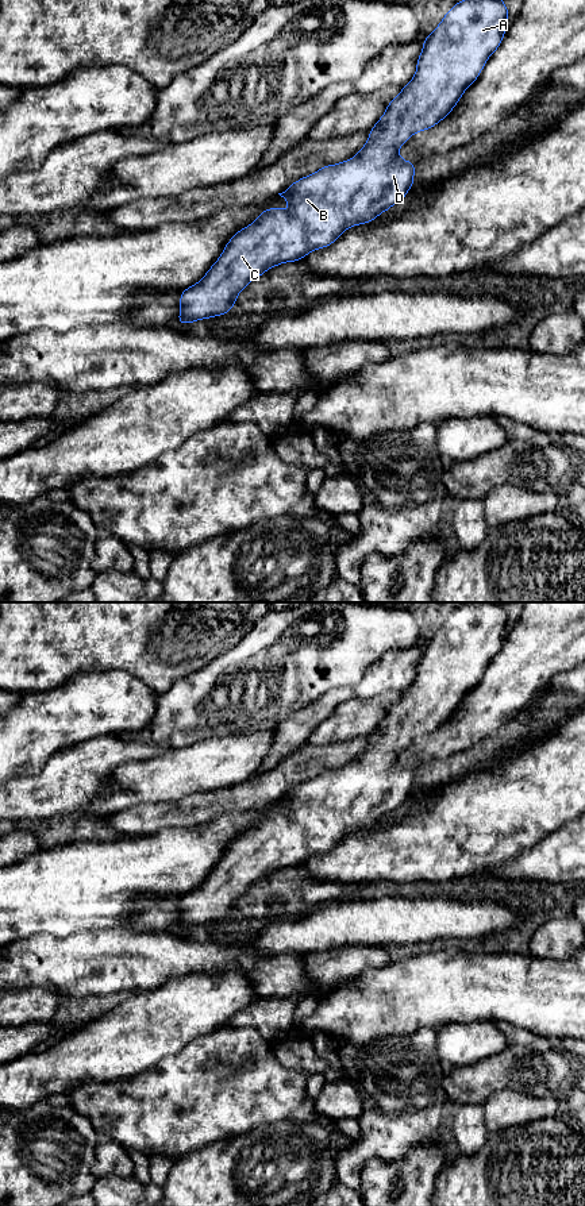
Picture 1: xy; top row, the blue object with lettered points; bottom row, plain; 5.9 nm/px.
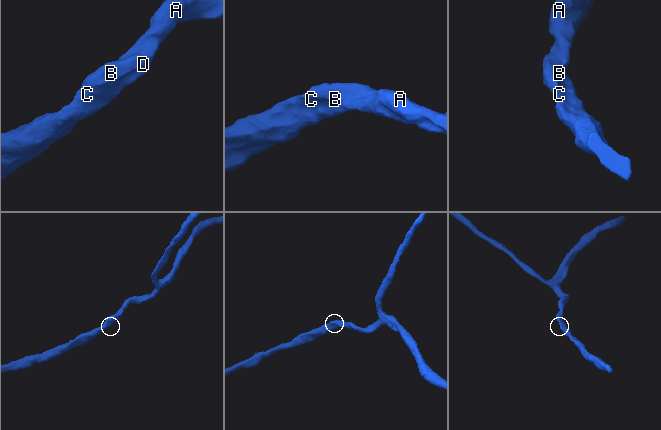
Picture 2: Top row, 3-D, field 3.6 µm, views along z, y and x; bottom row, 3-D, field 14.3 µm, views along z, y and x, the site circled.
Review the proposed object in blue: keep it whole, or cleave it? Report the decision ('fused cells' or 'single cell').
single cell

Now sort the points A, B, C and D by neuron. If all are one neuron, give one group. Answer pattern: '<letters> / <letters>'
A B C D

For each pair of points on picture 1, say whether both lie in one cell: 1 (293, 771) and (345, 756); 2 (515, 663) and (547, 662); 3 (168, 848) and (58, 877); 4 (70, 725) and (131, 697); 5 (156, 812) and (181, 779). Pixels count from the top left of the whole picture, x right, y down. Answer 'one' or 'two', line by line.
1: one
2: one
3: one
4: one
5: two

